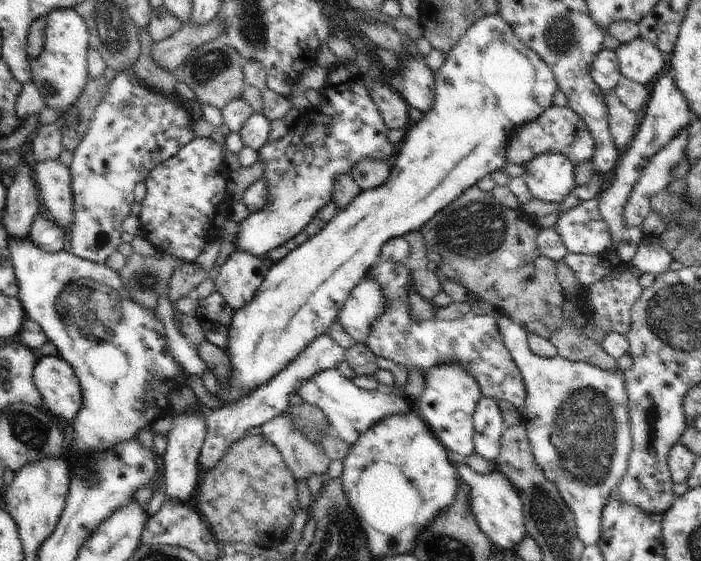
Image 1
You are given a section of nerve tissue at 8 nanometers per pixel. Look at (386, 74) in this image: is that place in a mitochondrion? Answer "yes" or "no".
no

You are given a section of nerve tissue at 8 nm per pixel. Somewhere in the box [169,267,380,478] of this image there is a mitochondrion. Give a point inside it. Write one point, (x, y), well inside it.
(303, 423)

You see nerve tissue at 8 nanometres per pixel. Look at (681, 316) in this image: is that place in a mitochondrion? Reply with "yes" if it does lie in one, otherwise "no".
yes

